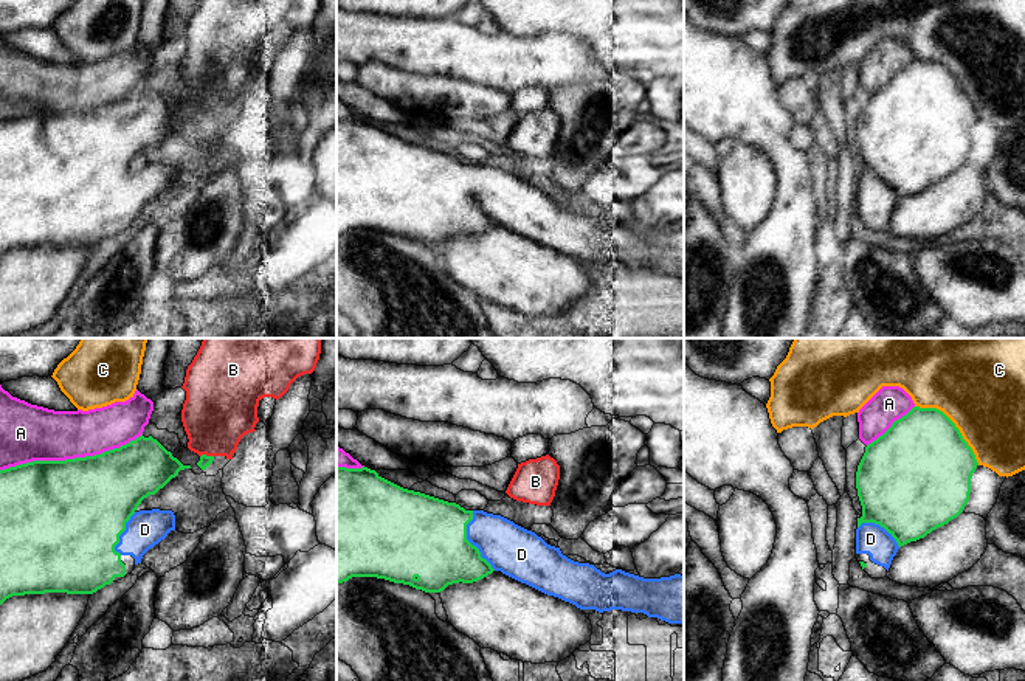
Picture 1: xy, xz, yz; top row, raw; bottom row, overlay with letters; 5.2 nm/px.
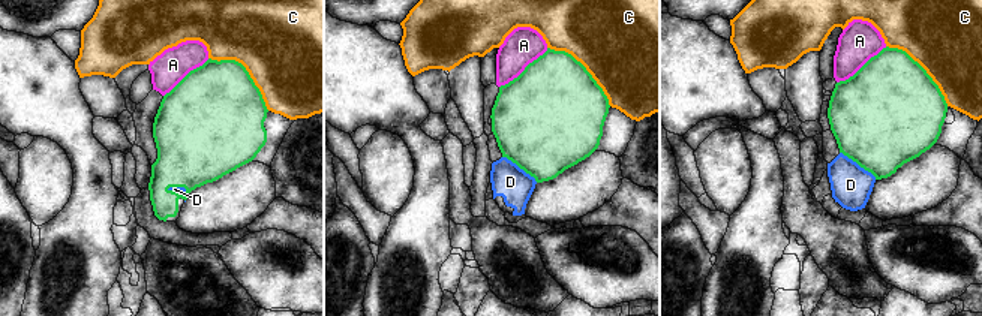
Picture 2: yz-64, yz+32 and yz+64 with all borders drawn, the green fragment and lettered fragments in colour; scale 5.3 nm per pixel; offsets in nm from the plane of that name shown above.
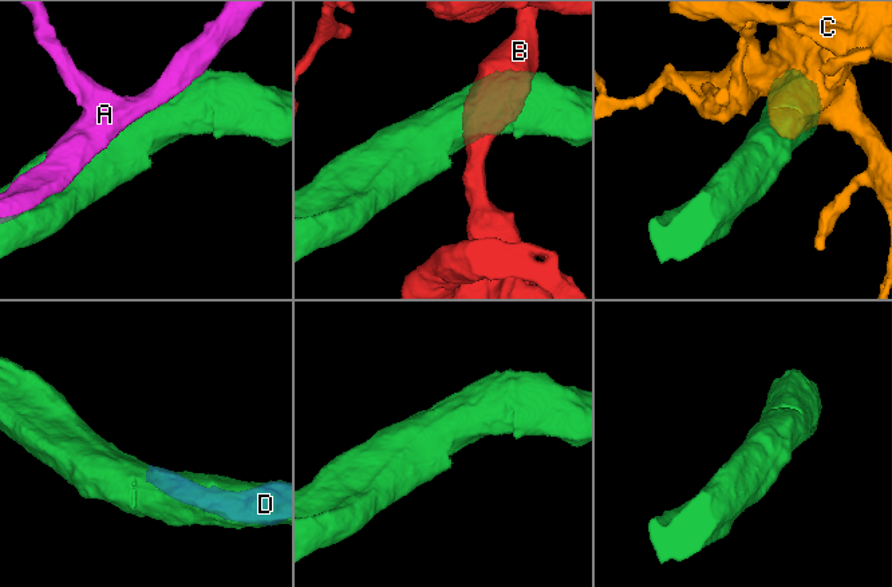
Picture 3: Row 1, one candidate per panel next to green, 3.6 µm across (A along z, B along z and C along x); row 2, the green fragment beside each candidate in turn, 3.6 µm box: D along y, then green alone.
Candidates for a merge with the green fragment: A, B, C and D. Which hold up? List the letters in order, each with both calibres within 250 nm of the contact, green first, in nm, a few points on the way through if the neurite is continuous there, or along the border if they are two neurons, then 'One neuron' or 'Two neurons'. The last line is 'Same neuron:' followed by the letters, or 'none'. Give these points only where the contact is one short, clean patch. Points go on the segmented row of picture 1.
A: Thickness 500 nm (green) against 280 nm. Two neurons
B: Thickness 60 nm (green) against 360 nm. Boundary: xy (213, 455), (200, 456). Two neurons
C: Thickness 480 nm (green) against 460 nm. Two neurons
D: Thickness 440 nm (green) against 260 nm. One neuron
Same neuron: D

